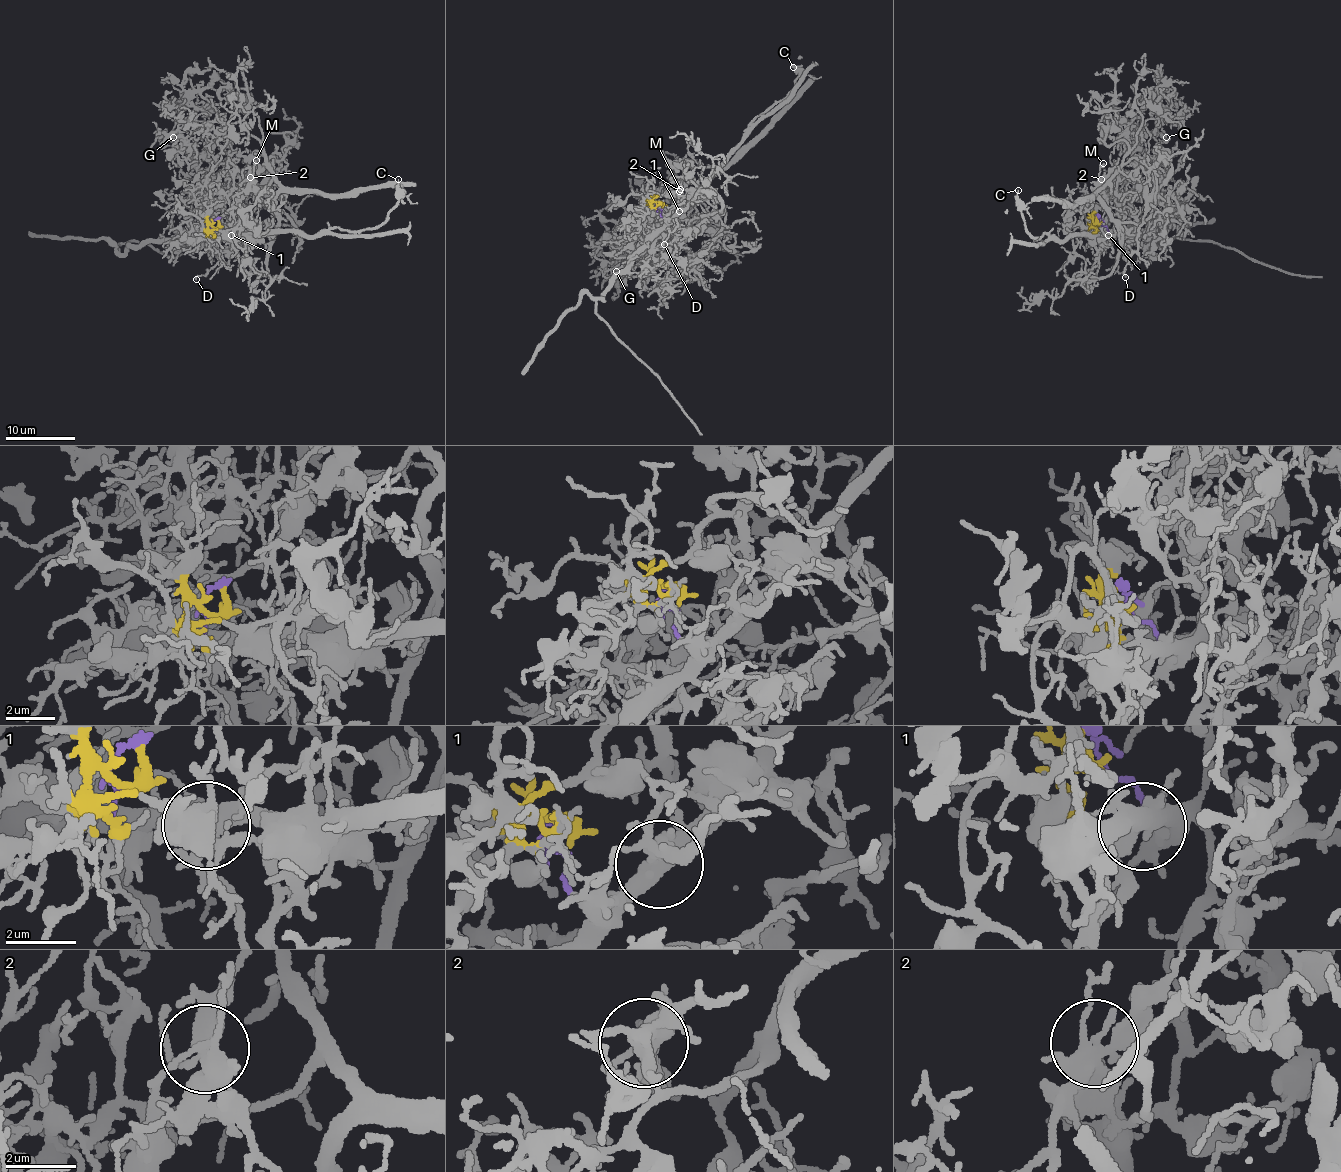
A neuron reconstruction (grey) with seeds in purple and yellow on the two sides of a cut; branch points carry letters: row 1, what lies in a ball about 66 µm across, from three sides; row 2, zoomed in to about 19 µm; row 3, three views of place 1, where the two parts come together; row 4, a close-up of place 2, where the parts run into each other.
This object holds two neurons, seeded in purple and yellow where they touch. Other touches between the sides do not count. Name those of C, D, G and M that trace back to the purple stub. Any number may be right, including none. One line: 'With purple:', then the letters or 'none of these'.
With purple: C, D

